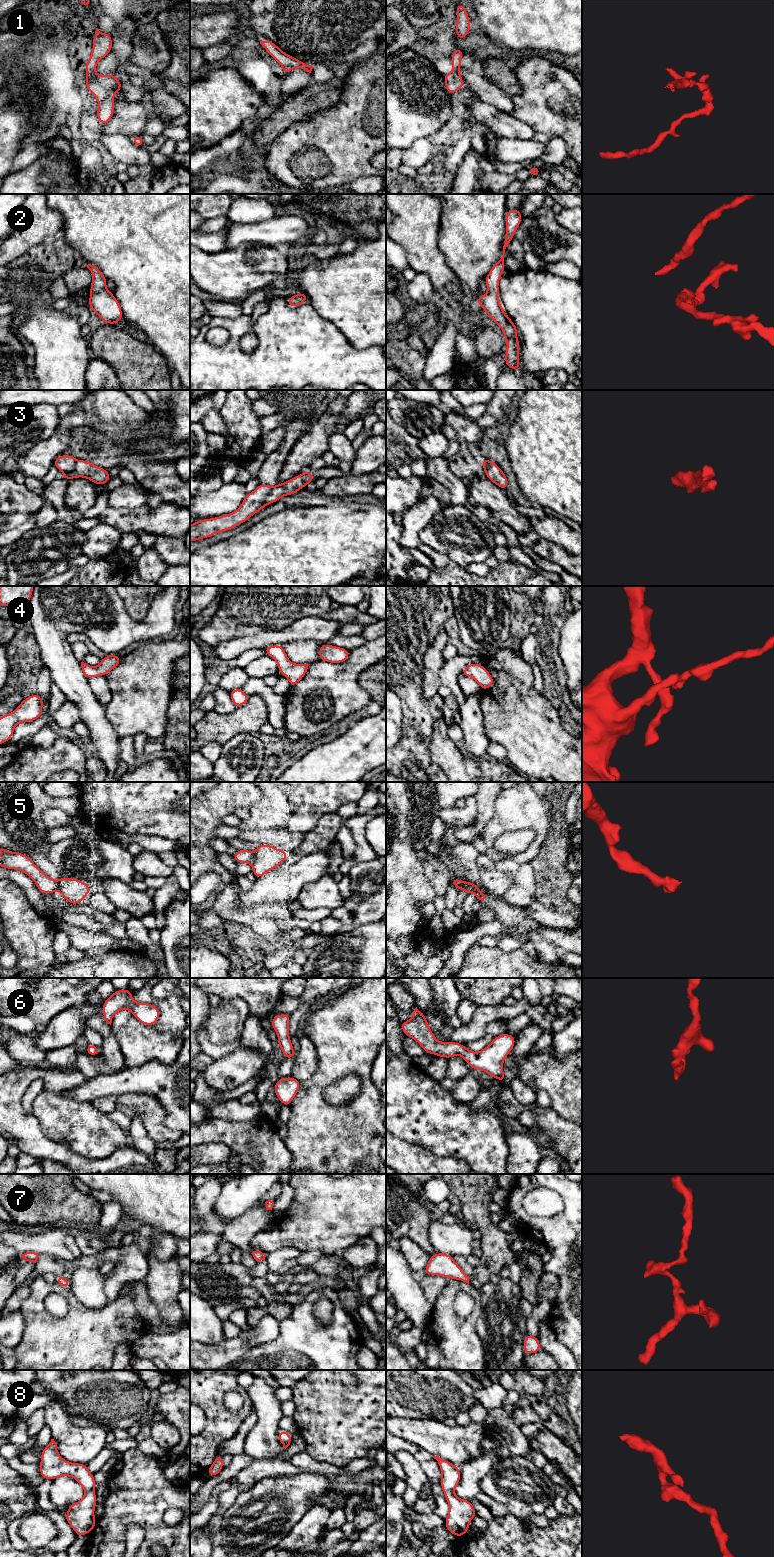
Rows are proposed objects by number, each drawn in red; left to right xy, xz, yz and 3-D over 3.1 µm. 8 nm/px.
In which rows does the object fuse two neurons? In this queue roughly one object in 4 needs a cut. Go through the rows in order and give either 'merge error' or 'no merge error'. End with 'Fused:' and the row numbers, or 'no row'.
1: no merge error
2: no merge error
3: merge error
4: no merge error
5: merge error
6: no merge error
7: no merge error
8: no merge error
Fused: 3, 5

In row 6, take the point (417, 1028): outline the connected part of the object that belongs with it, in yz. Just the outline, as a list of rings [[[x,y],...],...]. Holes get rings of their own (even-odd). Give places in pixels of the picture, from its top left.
[[[415,1008],[413,1017],[400,1026],[407,1037],[417,1041],[427,1054],[438,1057],[452,1058],[461,1055],[468,1065],[474,1070],[482,1070],[493,1078],[506,1081],[503,1072],[503,1061],[511,1052],[516,1042],[516,1037],[507,1032],[494,1037],[492,1042],[479,1052],[472,1052],[465,1045],[453,1041],[438,1042],[432,1033],[425,1014]]]

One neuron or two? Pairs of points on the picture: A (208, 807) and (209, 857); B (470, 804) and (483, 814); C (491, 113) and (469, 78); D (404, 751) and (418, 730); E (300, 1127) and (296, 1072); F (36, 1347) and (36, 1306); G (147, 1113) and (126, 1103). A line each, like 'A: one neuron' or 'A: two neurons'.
A: one neuron
B: two neurons
C: two neurons
D: one neuron
E: two neurons
F: one neuron
G: one neuron

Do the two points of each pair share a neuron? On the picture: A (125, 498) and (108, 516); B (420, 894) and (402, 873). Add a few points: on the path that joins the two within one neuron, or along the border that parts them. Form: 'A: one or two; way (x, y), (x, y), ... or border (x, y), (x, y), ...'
A: two; border (109, 506), (117, 508), (140, 507)
B: one; way (418, 889), (407, 878)

